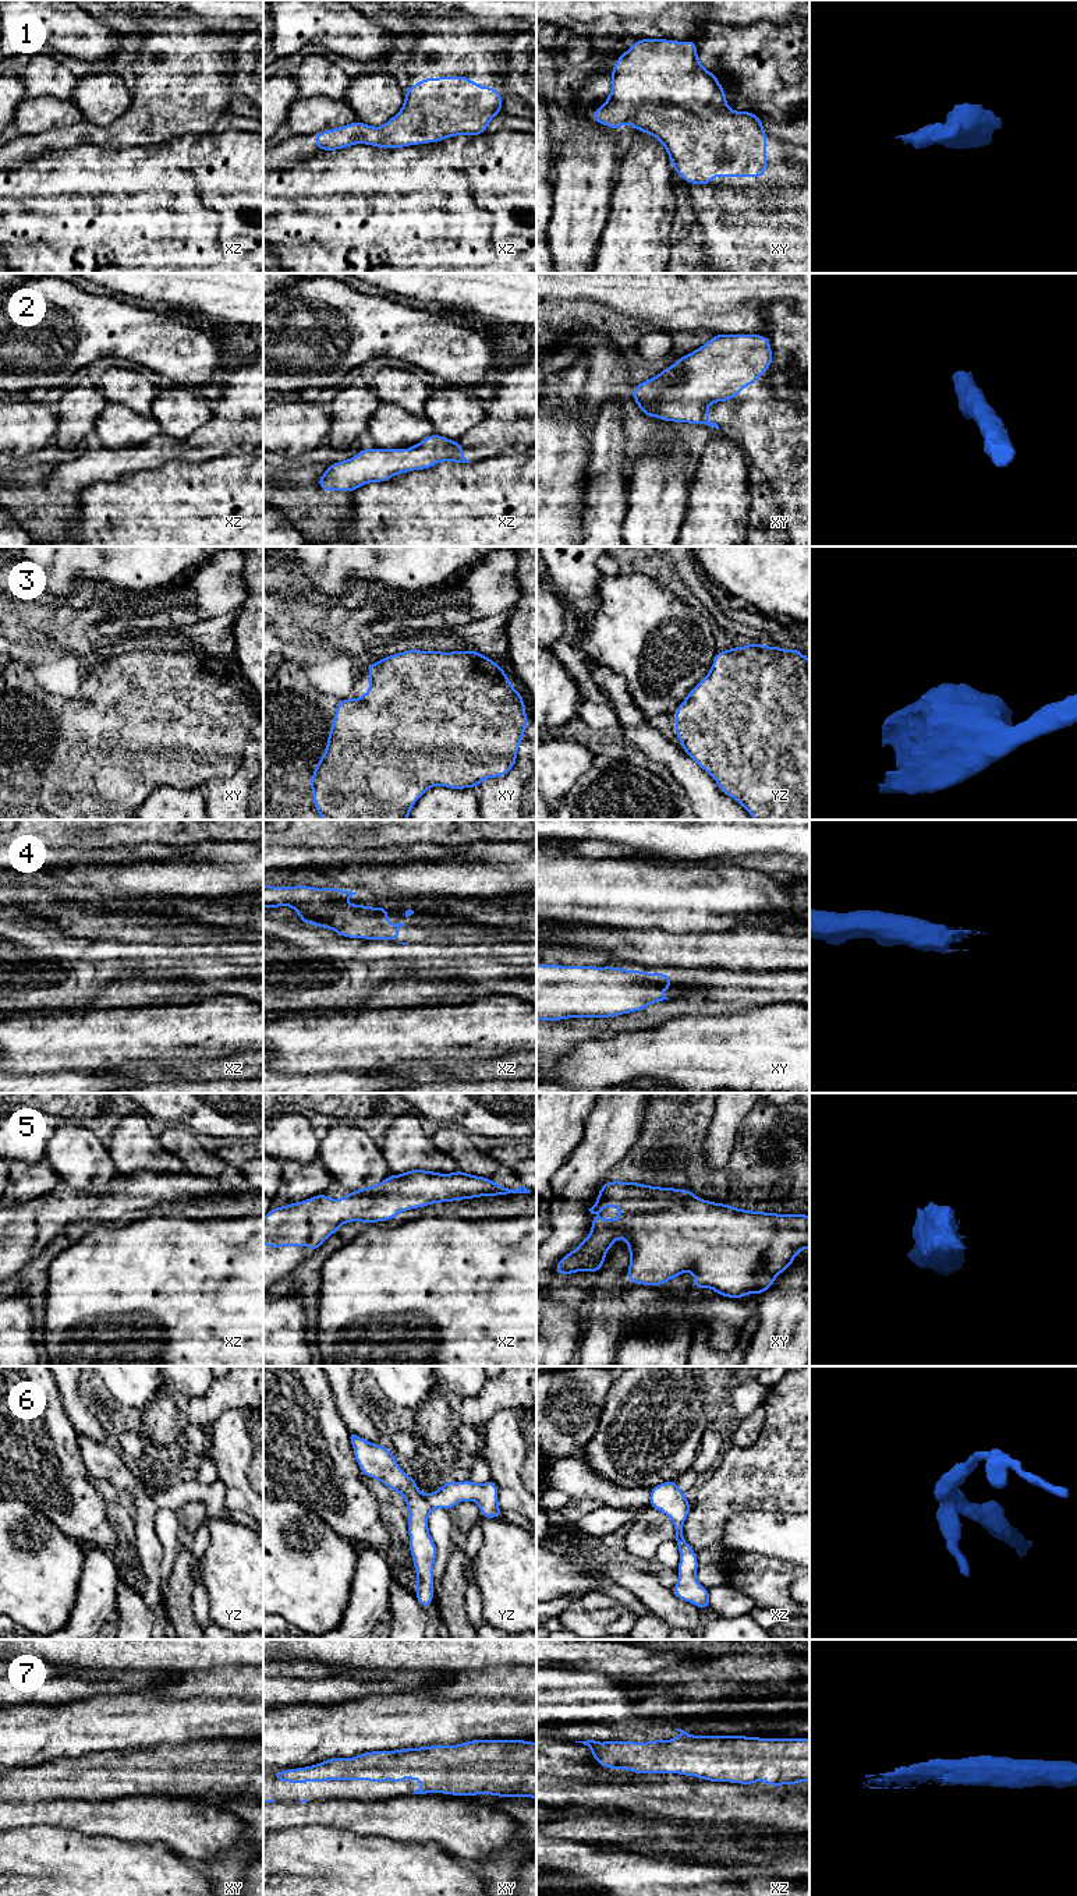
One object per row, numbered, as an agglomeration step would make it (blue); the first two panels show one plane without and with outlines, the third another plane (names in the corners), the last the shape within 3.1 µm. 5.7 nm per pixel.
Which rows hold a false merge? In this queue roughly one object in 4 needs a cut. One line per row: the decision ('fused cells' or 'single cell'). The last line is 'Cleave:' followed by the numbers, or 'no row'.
1: single cell
2: single cell
3: single cell
4: single cell
5: single cell
6: single cell
7: single cell
Cleave: no row

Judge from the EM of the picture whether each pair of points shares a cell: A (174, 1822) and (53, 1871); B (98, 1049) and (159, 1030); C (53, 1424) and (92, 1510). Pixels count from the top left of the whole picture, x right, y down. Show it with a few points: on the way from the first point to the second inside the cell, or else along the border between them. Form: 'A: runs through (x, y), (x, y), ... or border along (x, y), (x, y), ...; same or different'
A: border along (95, 1835), (159, 1843); different
B: runs through (113, 1037), (144, 1035); same
C: runs through (56, 1445), (66, 1468), (75, 1478), (75, 1489); same

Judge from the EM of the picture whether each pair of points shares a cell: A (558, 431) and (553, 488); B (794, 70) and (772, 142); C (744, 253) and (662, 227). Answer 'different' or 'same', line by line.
A: same
B: different
C: different

